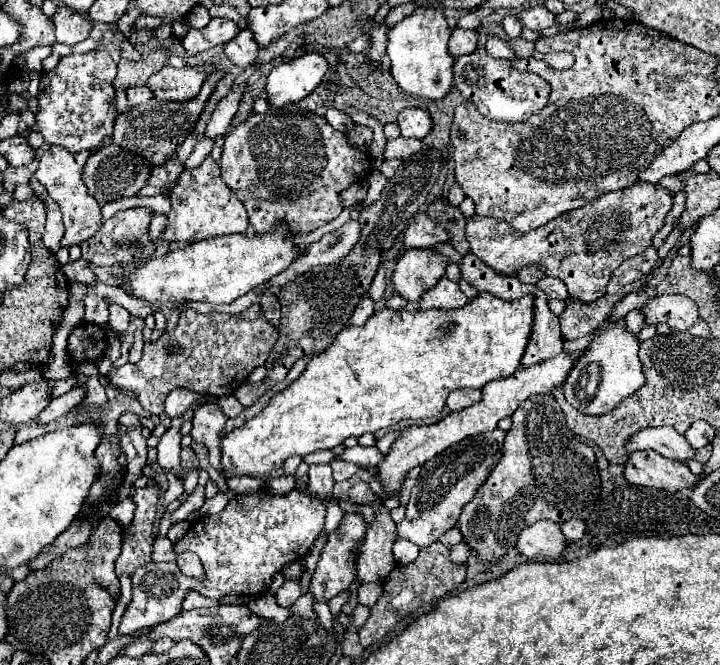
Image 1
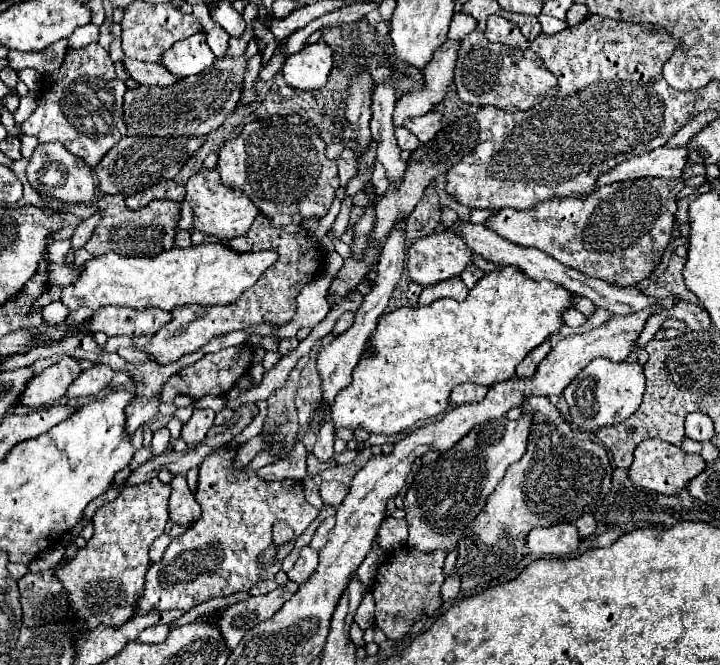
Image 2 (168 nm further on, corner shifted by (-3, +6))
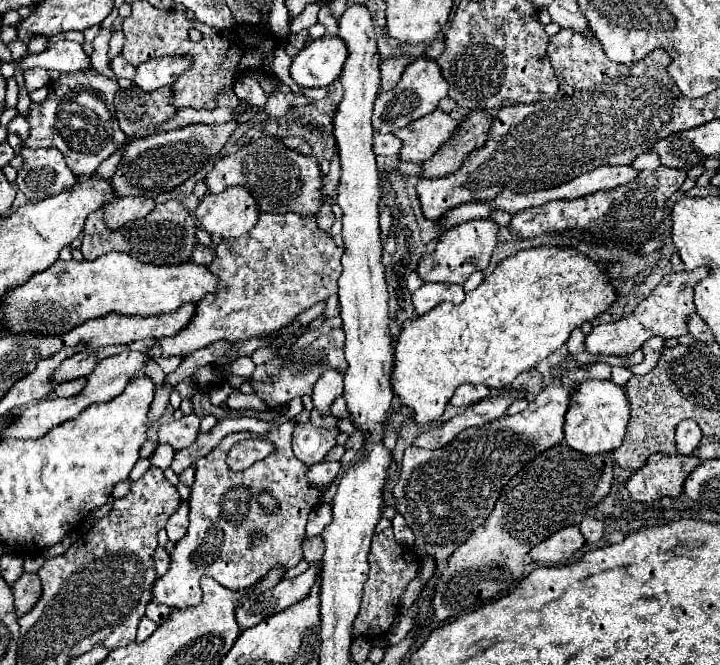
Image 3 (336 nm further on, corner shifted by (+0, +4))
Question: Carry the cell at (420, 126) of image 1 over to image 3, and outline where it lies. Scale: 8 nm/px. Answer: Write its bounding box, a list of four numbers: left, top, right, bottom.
[395,108,459,164]

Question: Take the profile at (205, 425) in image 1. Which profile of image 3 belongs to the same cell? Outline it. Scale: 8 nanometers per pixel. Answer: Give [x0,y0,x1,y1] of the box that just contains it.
[157,414,201,452]

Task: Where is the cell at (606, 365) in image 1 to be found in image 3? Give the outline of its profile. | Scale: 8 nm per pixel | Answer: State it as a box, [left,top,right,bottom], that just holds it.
[565,380,629,456]

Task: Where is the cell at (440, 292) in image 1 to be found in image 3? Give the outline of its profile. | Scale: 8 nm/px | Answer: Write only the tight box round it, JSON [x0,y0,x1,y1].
[413,284,465,316]

